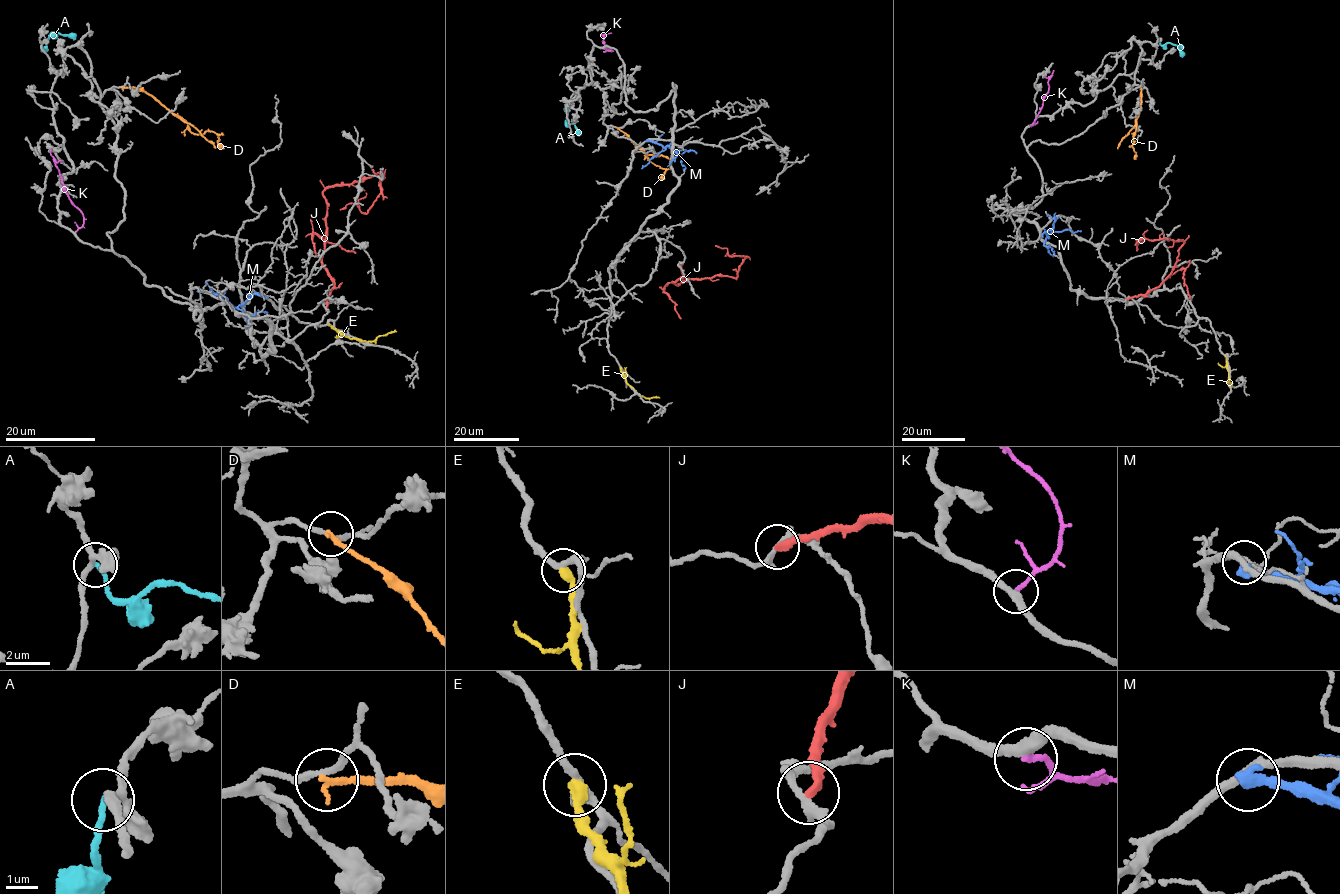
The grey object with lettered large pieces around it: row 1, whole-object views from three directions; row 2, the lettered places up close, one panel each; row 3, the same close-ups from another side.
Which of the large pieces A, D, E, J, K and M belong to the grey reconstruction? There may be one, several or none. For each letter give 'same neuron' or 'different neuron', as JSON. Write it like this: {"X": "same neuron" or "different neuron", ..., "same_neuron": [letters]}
{"A": "different neuron", "D": "different neuron", "E": "different neuron", "J": "different neuron", "K": "different neuron", "M": "different neuron", "same_neuron": []}

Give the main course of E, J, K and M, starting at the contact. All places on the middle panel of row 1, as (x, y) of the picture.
E: (620, 368), (627, 383), (640, 395), (659, 397)
J: (681, 262), (677, 285), (737, 276), (744, 256), (715, 245)
K: (604, 48), (612, 50), (605, 46), (603, 34)
M: (647, 141), (668, 145), (677, 152), (684, 171)

